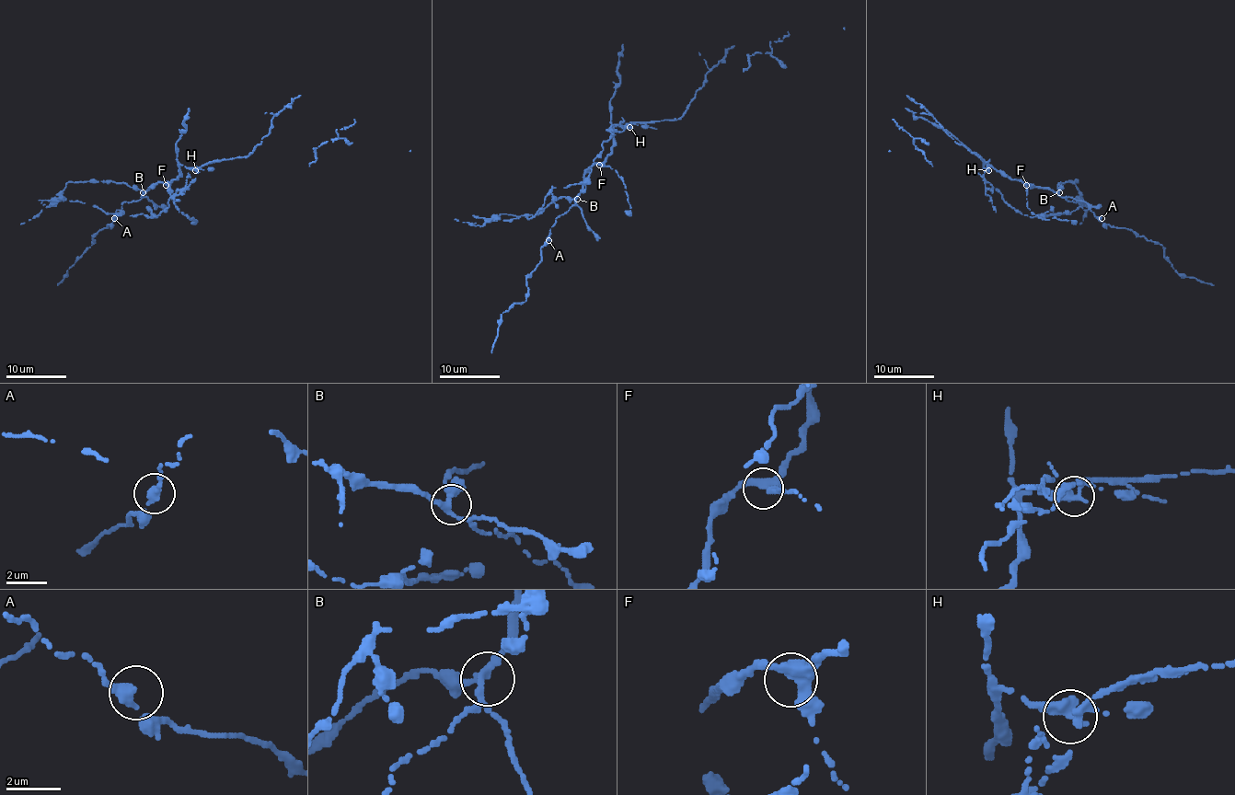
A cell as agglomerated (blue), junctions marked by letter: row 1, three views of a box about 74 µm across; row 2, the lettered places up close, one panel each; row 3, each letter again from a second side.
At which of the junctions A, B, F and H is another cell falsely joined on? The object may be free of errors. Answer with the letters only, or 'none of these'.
H

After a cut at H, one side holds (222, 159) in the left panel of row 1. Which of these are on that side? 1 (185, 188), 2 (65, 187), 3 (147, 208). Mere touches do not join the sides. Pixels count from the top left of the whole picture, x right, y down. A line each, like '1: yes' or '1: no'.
1: yes
2: no
3: yes

